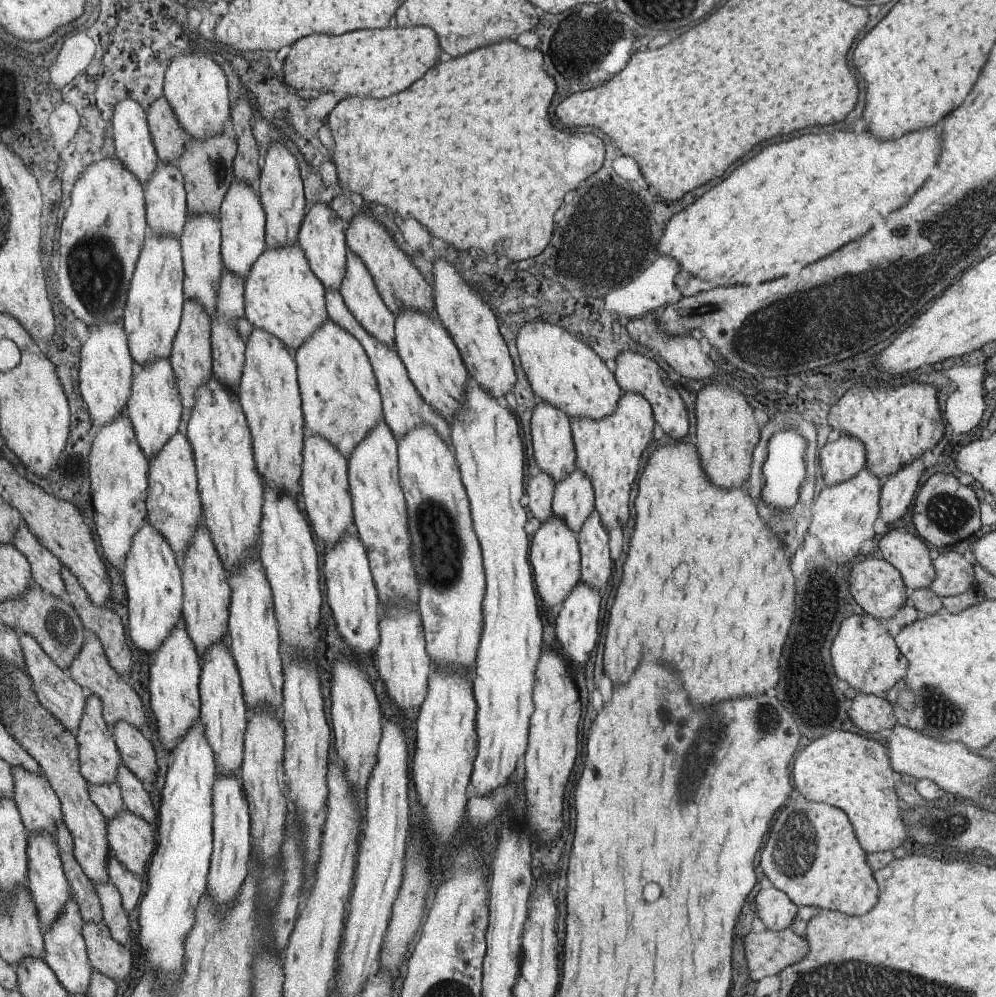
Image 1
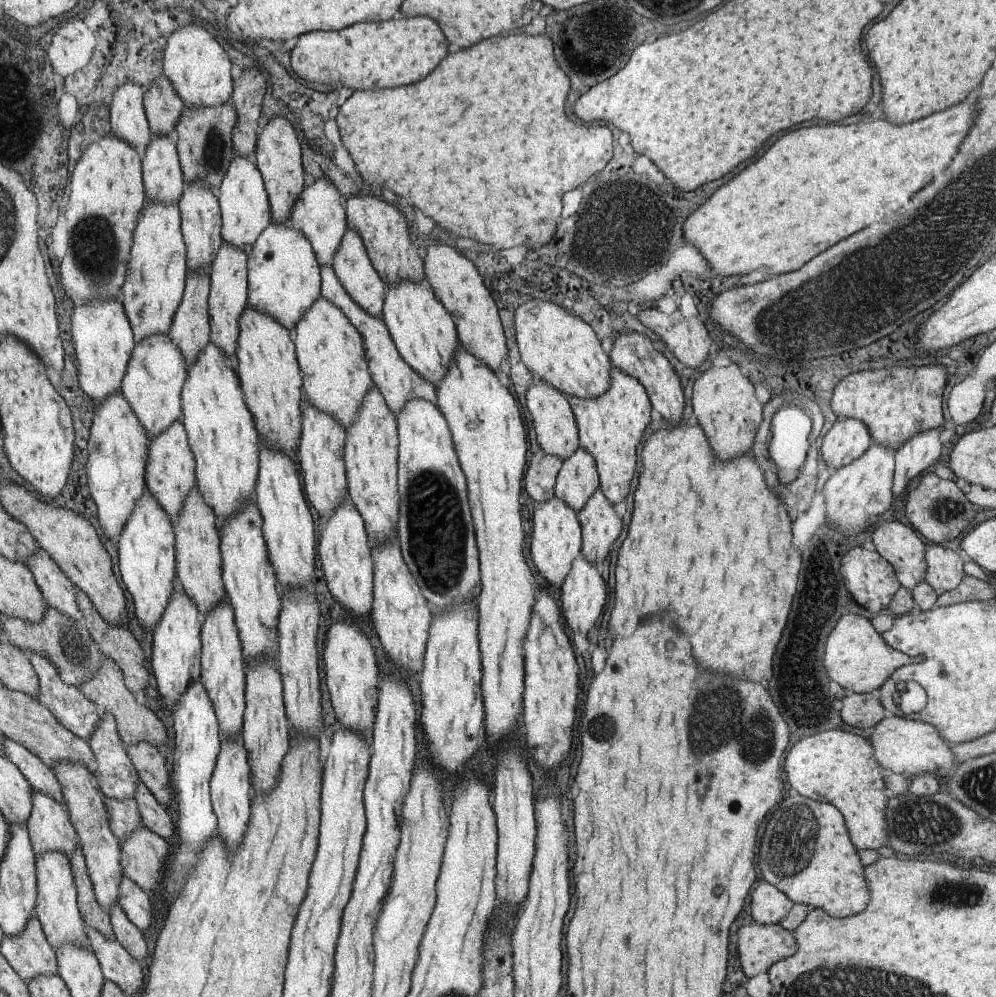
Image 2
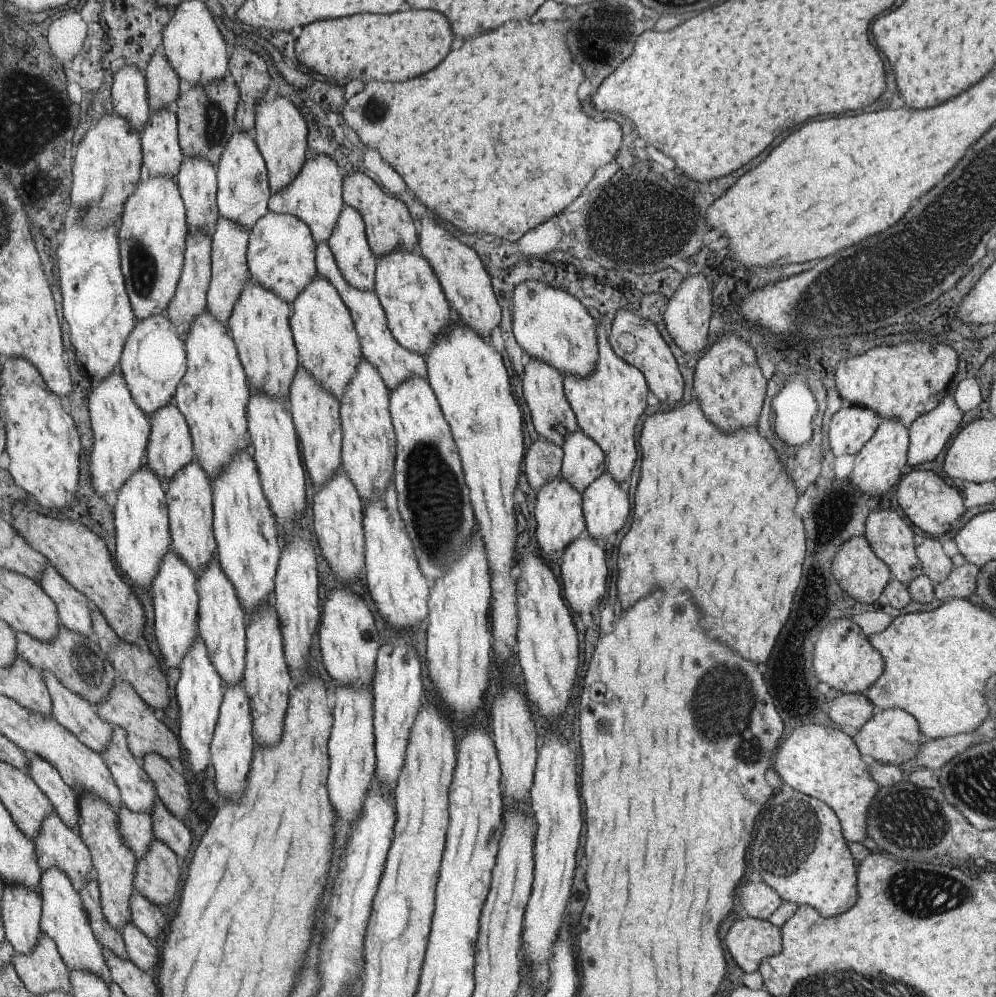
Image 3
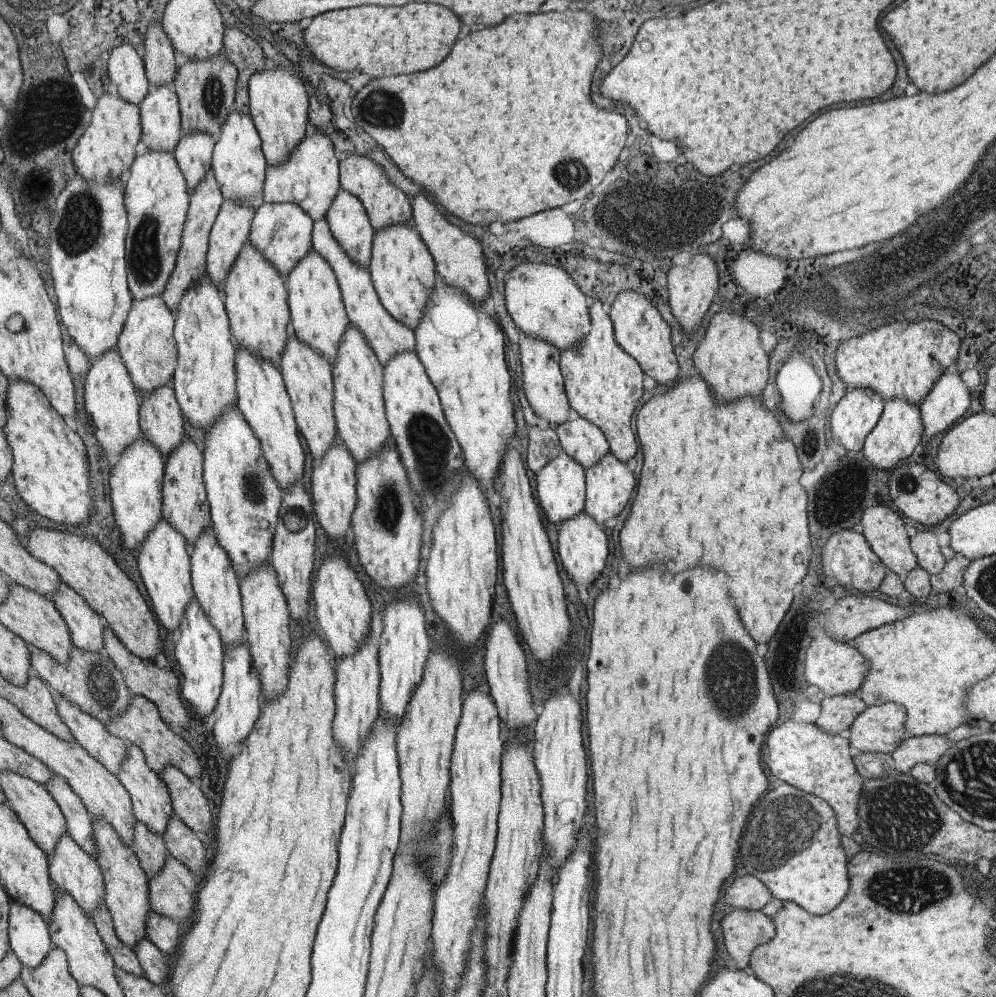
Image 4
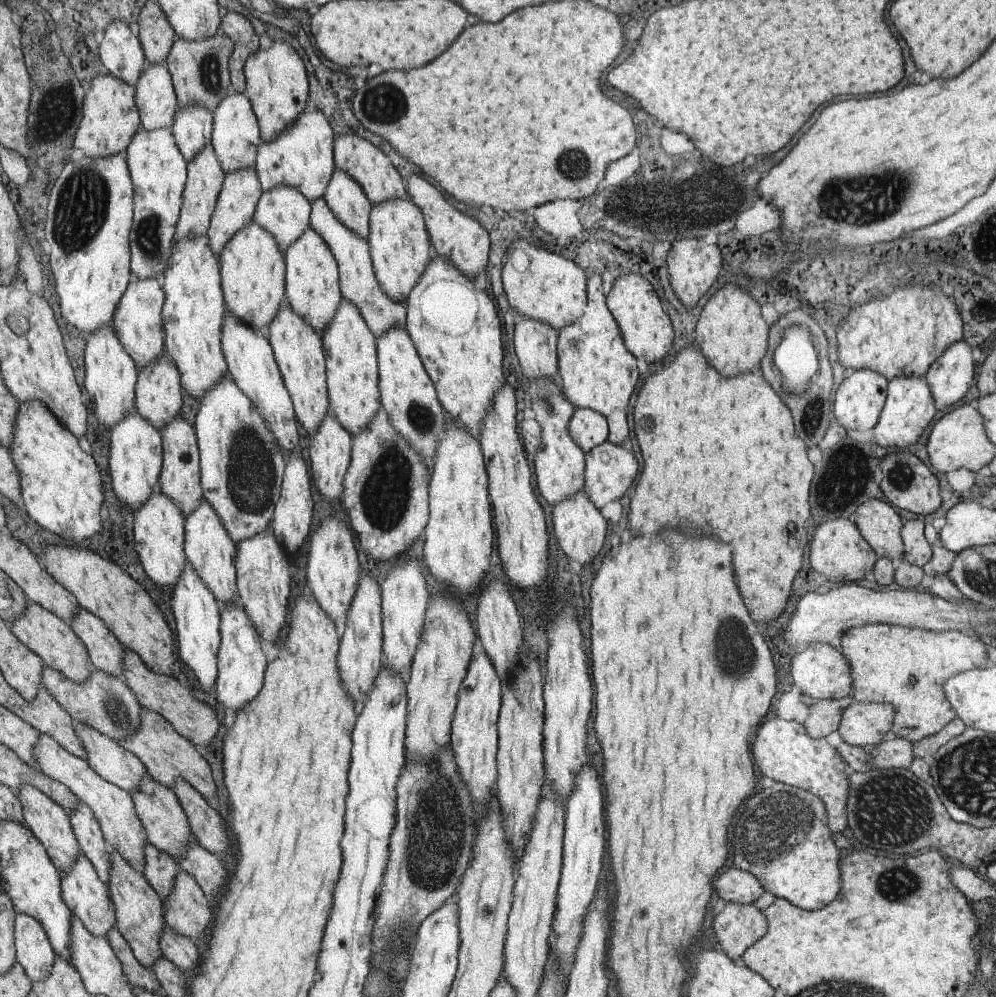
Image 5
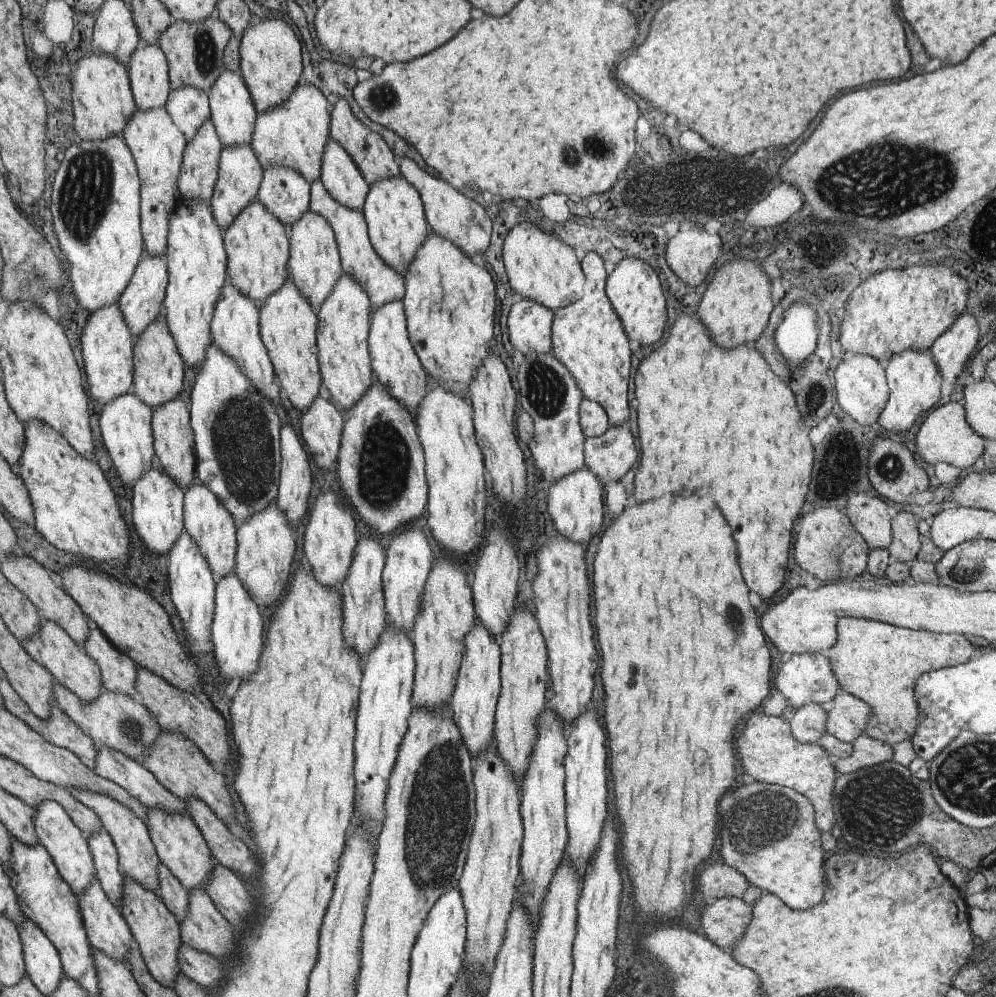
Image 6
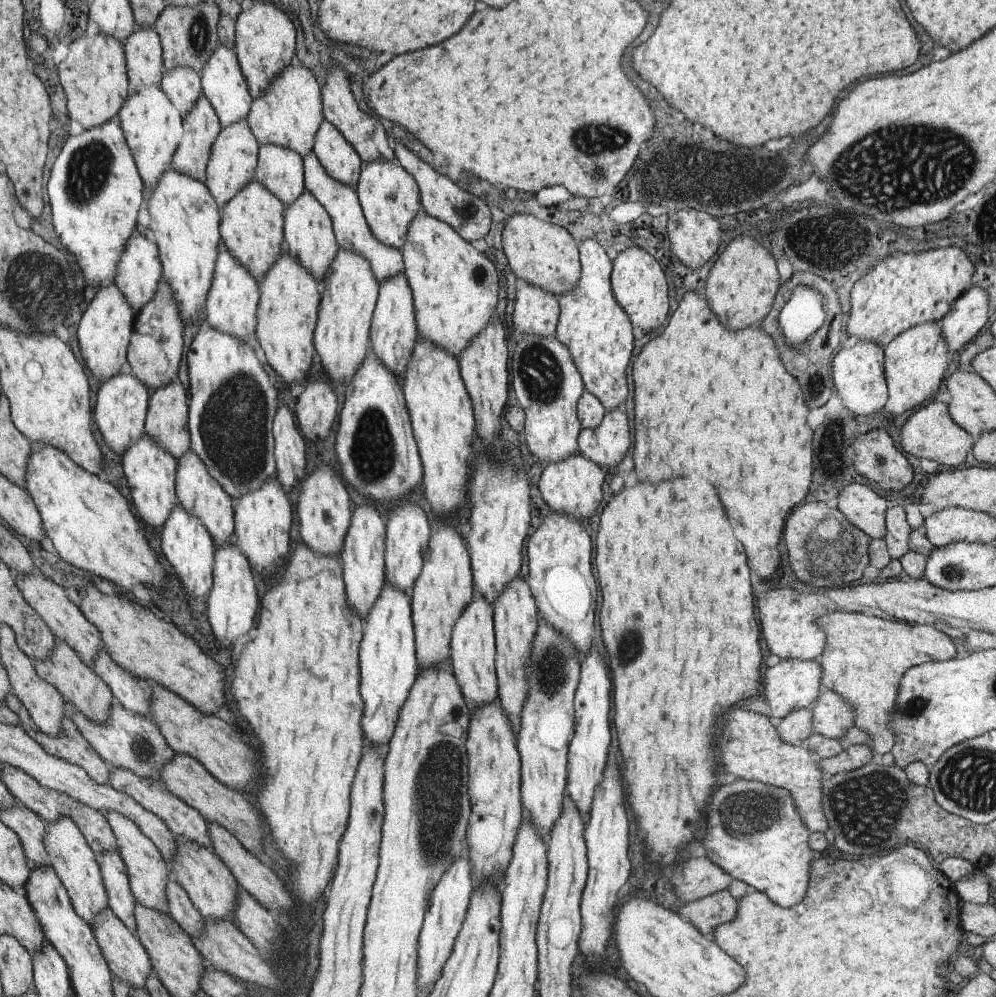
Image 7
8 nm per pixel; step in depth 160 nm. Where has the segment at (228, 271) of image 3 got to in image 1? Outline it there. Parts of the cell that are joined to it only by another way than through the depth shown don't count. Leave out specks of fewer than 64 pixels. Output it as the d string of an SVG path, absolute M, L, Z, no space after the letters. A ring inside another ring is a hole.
M222 268L222 278L218 289L216 315L211 320L211 355L212 374L214 379L229 391L237 391L242 369L244 368L244 341L234 329L238 318L244 316L244 283L225 268Z

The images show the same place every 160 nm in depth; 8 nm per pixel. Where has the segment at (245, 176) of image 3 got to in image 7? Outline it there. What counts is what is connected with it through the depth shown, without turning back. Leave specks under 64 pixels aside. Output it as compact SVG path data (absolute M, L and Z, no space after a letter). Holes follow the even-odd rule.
M223 45L217 46L199 75L203 96L215 109L221 129L229 127L237 121L247 119L253 98L248 91L247 81L240 71L239 61L236 59L236 53L233 52L233 49Z

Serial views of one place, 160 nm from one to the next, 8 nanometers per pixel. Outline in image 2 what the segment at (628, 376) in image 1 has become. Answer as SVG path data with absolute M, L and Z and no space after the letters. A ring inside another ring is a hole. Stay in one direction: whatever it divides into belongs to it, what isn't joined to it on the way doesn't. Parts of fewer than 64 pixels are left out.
M635 332L619 336L613 341L608 357L613 367L641 383L647 393L650 408L659 412L673 426L681 423L681 410L684 410L685 398L675 372L675 365L671 364L658 350L655 350L646 336Z

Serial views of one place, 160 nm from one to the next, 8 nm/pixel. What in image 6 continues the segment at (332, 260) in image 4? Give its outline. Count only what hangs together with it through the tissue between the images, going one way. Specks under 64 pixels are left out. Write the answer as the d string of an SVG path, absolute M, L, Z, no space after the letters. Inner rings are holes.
M320 178L315 182L311 182L311 199L309 200L309 210L313 214L319 214L328 221L332 226L333 237L336 238L337 249L340 252L341 271L347 276L353 276L353 280L357 278L361 282L361 288L365 288L365 292L369 296L369 304L373 310L377 310L383 304L399 300L402 301L404 296L404 276L399 272L395 272L393 268L389 268L389 264L385 264L373 246L369 243L367 222L361 211L352 210L341 206L339 202L333 200L325 190Z

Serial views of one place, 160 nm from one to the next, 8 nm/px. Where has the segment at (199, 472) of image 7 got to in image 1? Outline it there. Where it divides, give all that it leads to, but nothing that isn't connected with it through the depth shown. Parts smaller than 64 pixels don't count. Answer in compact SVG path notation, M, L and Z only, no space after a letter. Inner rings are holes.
M216 644L210 647L203 654L202 662L205 663L205 666L201 667L201 714L199 720L204 724L204 737L212 747L212 755L217 763L217 776L238 776L241 764L241 742L244 742L243 732L246 732L245 724L248 724L245 722L245 704L243 704L243 692L240 687L240 675L237 672L236 663L228 651L227 644Z

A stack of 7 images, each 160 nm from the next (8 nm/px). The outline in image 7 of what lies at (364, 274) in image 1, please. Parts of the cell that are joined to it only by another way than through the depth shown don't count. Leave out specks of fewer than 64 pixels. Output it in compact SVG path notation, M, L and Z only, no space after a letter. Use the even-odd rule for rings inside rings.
M327 121L320 124L315 134L312 154L333 180L356 190L363 162L352 145Z

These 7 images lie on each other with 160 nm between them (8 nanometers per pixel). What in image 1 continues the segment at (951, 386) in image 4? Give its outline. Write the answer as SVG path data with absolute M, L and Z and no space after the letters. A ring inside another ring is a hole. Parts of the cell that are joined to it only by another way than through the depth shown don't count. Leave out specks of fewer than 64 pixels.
M923 455L903 465L895 474L889 475L880 486L878 516L885 524L899 520L913 500L919 476L923 472Z

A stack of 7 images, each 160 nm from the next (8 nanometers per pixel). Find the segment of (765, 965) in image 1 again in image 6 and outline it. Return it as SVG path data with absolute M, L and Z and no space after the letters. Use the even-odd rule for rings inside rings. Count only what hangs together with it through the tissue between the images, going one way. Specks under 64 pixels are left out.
M722 897L706 904L699 920L704 936L719 949L729 951L751 920L751 905L736 897Z

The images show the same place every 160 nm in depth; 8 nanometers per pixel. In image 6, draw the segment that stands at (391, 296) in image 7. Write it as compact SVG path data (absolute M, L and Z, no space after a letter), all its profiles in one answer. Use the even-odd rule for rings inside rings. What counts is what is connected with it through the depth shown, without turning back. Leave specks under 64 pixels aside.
M395 300L373 310L372 325L368 328L368 353L372 356L372 370L385 392L389 392L389 396L393 396L401 408L414 416L419 402L425 396L427 374L409 341L402 301Z

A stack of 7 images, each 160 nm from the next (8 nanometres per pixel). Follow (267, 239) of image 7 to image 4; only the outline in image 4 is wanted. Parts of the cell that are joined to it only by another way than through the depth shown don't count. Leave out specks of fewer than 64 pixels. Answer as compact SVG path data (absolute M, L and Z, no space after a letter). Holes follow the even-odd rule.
M247 240L233 268L230 269L221 291L225 295L225 308L238 348L269 361L278 369L282 353L286 348L285 326L289 322L288 302L285 302L288 300L288 292L283 288L283 280L279 278L279 272Z

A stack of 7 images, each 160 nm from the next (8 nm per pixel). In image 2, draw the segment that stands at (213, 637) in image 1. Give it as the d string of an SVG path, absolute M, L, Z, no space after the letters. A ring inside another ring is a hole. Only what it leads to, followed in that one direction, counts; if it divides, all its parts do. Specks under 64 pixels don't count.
M190 491L173 526L176 529L176 574L179 588L193 600L203 615L225 598L224 586L221 586L222 558L219 558L219 538L215 532L213 513L199 492Z

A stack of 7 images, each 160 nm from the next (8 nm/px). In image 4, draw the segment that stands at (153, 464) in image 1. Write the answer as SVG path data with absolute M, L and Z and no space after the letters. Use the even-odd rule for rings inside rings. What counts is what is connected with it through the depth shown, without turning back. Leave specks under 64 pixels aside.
M171 386L159 387L142 396L140 423L144 440L163 456L169 455L183 440L183 418Z

